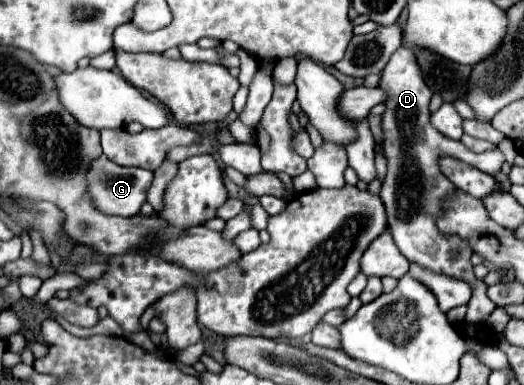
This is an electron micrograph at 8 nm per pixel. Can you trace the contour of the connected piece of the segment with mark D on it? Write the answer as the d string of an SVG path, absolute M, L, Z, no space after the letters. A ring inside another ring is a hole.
M398 48L386 68L380 72L378 88L386 92L384 100L384 114L382 114L382 132L384 142L382 150L388 162L388 172L380 188L380 198L384 202L386 214L388 214L388 230L398 246L398 250L416 266L446 274L452 278L460 278L472 284L472 296L468 302L468 314L466 320L470 324L484 324L490 314L496 308L496 304L487 296L487 285L478 280L472 272L472 248L466 240L462 240L456 234L444 234L438 230L436 220L442 214L442 204L454 196L452 182L446 180L446 176L440 174L440 158L458 158L486 174L500 172L502 164L506 162L504 154L498 148L486 150L486 152L472 152L468 150L460 140L448 140L446 136L440 136L436 128L430 124L430 98L432 92L428 92L428 86L424 84L424 78L420 76L420 68L416 68L416 58L412 56L410 48ZM458 250L458 260L450 260L450 252Z

